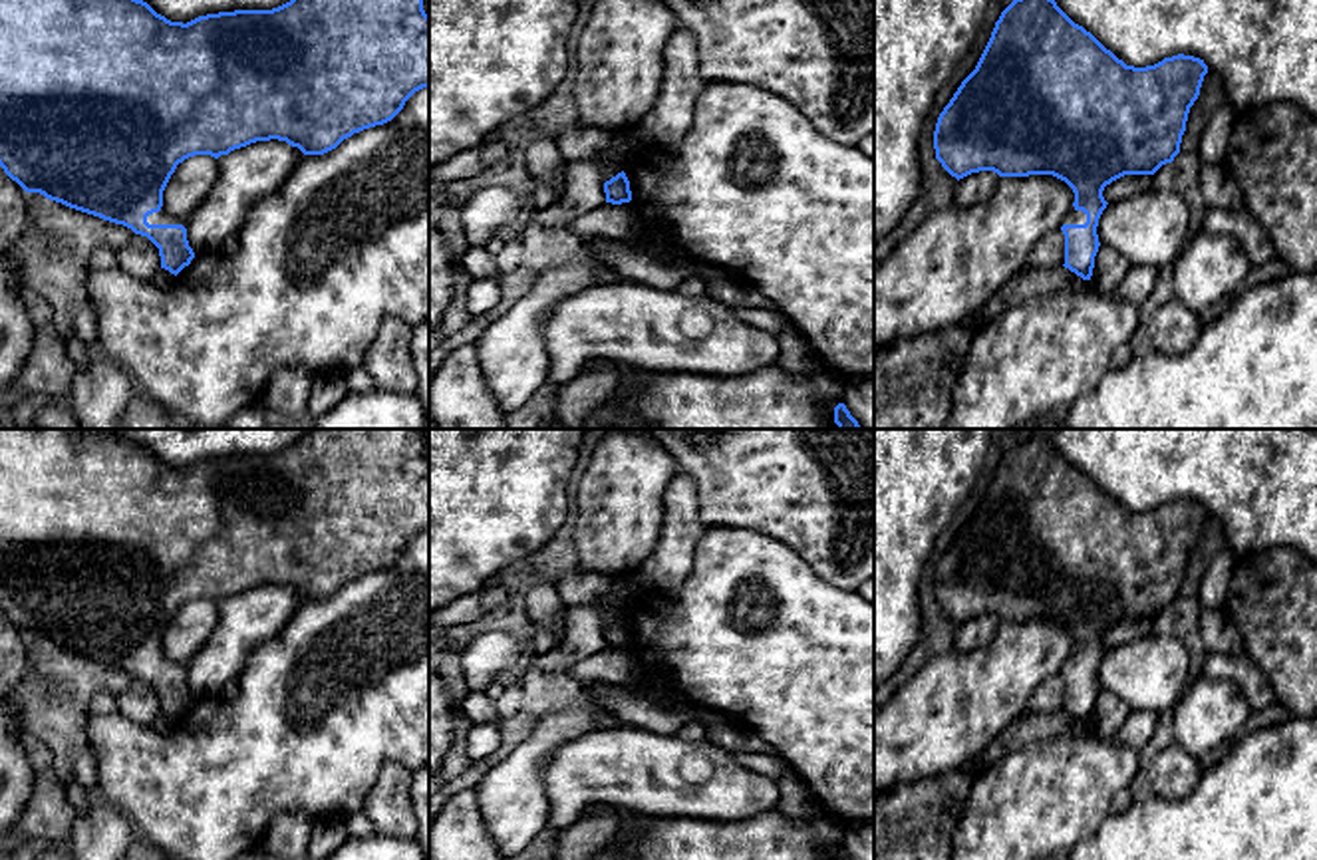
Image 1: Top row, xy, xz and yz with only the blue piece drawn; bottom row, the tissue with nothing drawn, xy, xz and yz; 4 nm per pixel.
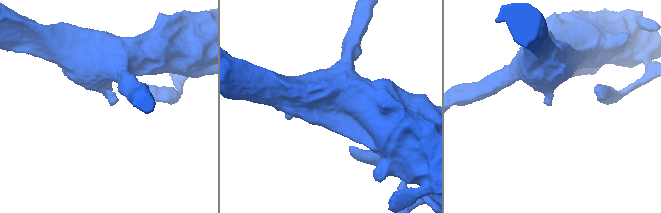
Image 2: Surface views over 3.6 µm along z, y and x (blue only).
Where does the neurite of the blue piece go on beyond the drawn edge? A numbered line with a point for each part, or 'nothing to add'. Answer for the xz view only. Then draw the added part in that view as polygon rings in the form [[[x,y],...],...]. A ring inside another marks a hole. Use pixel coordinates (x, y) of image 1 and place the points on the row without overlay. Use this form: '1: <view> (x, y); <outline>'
nothing to add

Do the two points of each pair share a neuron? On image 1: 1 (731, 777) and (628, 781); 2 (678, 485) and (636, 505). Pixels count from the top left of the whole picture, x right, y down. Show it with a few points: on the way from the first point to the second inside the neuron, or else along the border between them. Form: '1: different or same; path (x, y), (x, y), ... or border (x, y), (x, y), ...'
1: same; path (706, 793), (668, 793), (654, 781)
2: different; border (678, 471), (666, 489), (664, 519), (656, 537)

